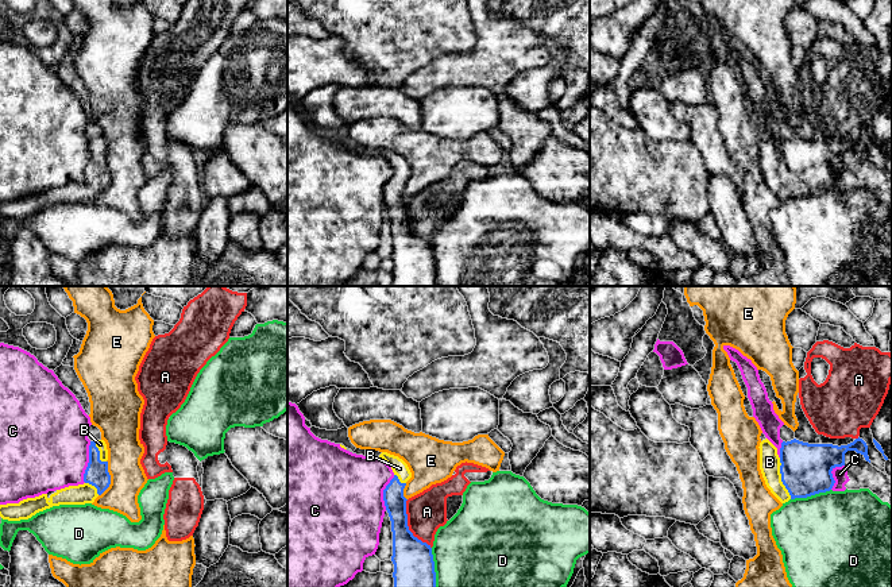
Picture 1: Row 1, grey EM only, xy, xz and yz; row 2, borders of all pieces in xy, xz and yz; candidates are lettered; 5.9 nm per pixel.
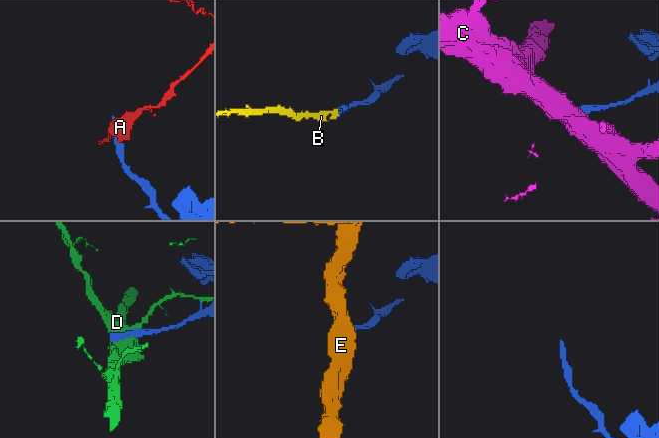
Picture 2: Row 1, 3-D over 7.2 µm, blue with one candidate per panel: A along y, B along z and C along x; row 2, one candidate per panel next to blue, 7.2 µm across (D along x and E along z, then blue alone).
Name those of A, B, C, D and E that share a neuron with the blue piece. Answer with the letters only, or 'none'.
B

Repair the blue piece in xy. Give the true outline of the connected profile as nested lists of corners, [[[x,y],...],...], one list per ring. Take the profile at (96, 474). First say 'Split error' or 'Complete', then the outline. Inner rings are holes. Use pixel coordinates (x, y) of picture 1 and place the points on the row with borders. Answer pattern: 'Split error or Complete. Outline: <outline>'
Split error. Outline: [[[90,441],[84,484],[49,491],[35,498],[23,499],[19,503],[0,505],[0,517],[8,521],[20,521],[28,520],[53,506],[93,503],[111,484],[107,460],[108,449],[105,441]]]

